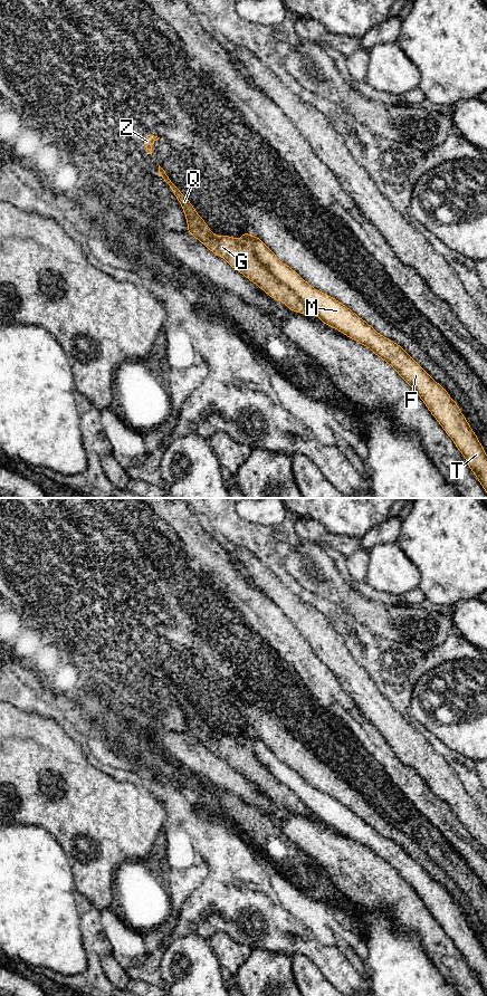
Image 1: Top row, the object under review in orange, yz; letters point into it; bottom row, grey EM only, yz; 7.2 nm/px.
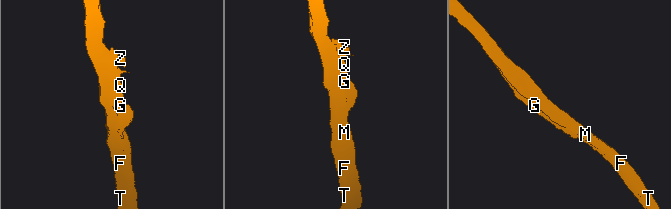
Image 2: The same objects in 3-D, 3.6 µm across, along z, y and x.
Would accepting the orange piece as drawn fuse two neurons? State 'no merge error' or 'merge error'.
merge error

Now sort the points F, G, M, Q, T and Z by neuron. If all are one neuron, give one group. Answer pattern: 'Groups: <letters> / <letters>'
Groups: F M T / G Q Z

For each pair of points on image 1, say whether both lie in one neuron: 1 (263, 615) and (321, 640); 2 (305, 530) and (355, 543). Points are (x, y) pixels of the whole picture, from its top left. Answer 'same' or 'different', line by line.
1: different
2: same

